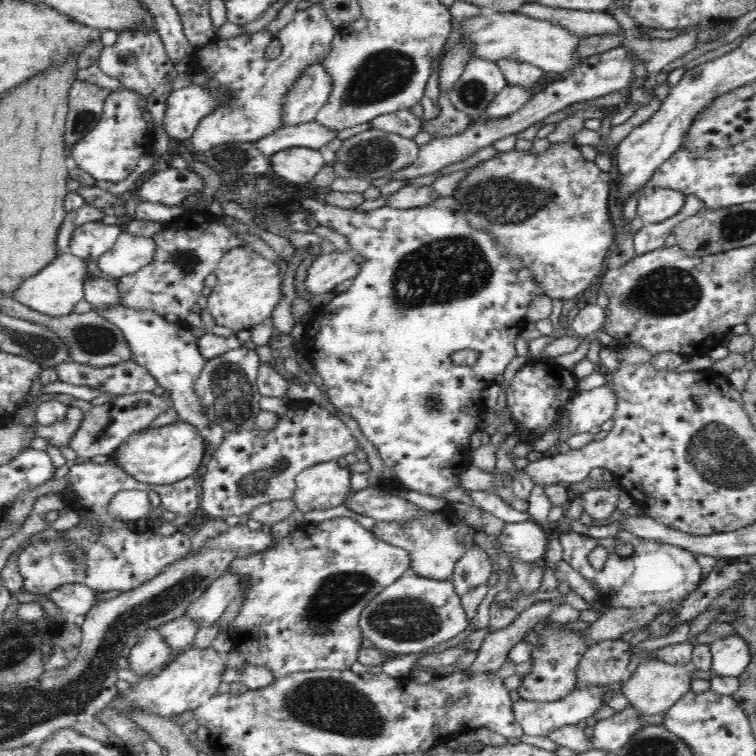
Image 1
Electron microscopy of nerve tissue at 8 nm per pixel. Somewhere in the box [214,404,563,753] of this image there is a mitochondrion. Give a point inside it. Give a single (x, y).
(336, 706)

